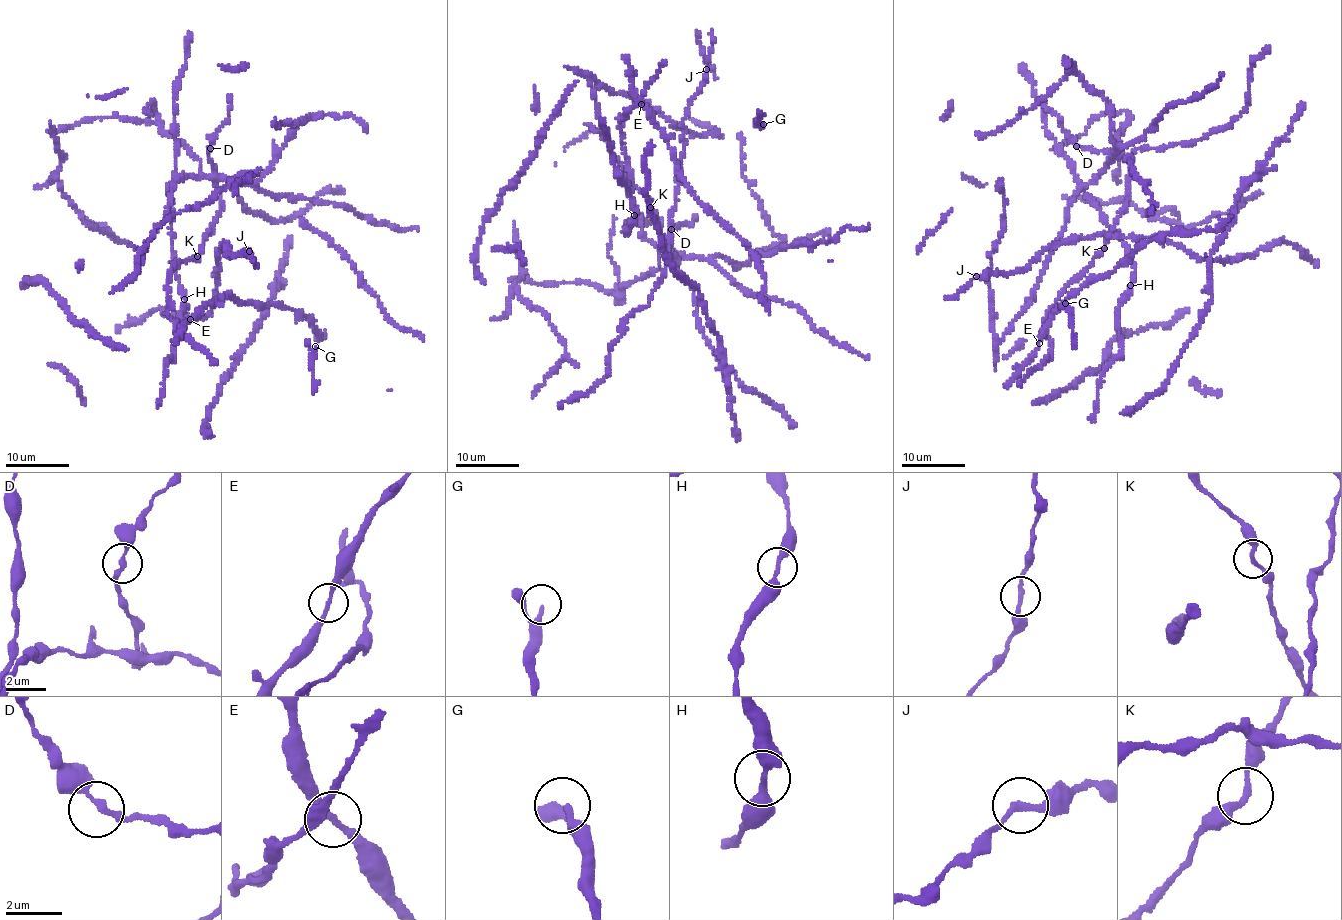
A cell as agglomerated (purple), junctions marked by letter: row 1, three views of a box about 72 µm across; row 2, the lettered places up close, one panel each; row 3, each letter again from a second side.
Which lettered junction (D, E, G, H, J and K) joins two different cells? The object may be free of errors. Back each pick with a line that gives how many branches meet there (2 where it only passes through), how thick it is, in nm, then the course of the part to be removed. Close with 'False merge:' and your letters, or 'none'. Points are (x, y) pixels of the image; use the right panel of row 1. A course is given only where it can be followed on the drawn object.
False merge: none

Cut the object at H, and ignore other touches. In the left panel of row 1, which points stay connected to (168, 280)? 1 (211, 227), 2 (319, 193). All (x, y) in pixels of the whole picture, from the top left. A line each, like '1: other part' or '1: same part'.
1: same part
2: same part

